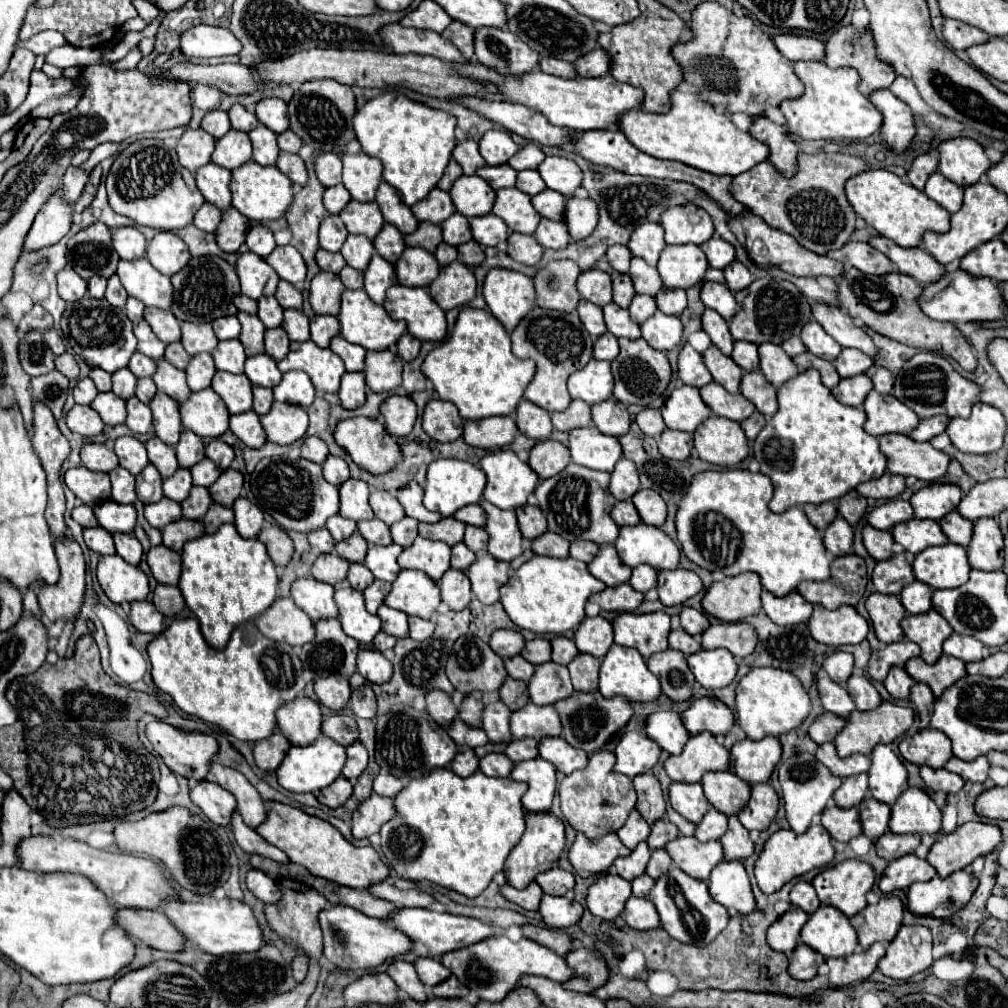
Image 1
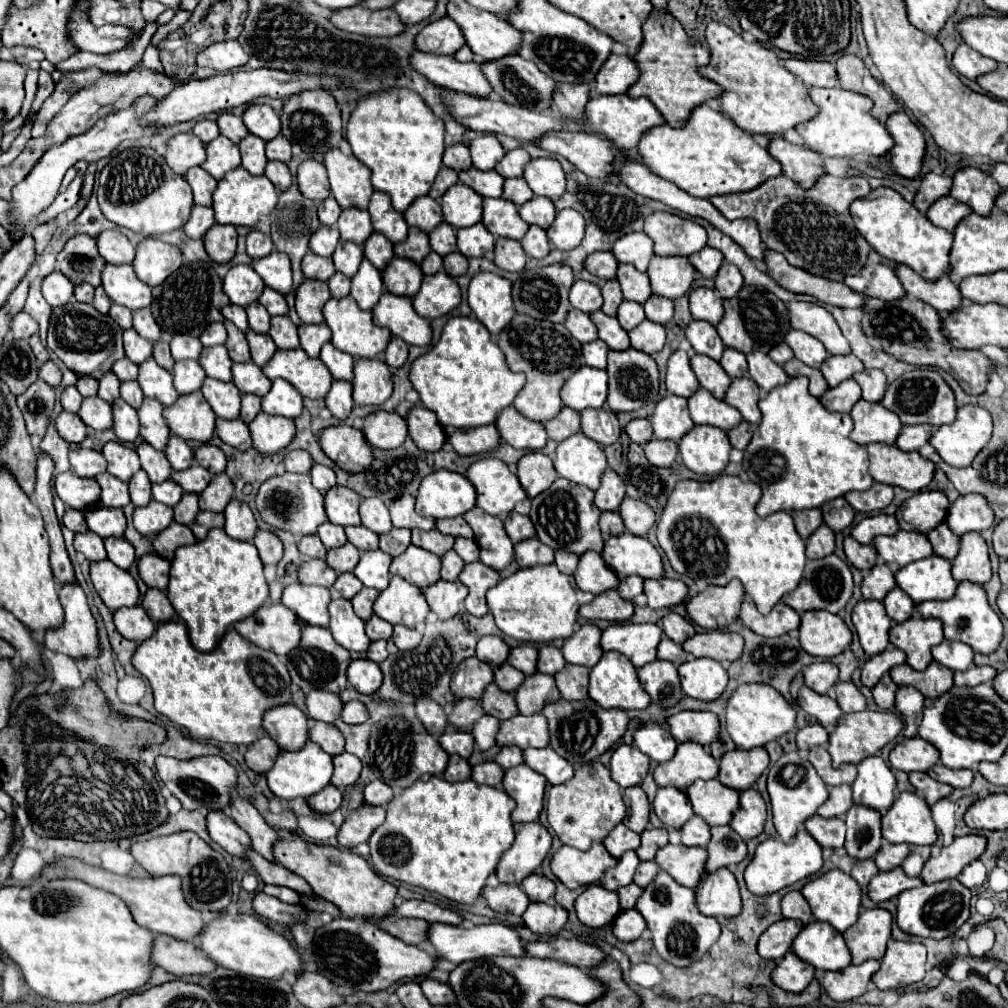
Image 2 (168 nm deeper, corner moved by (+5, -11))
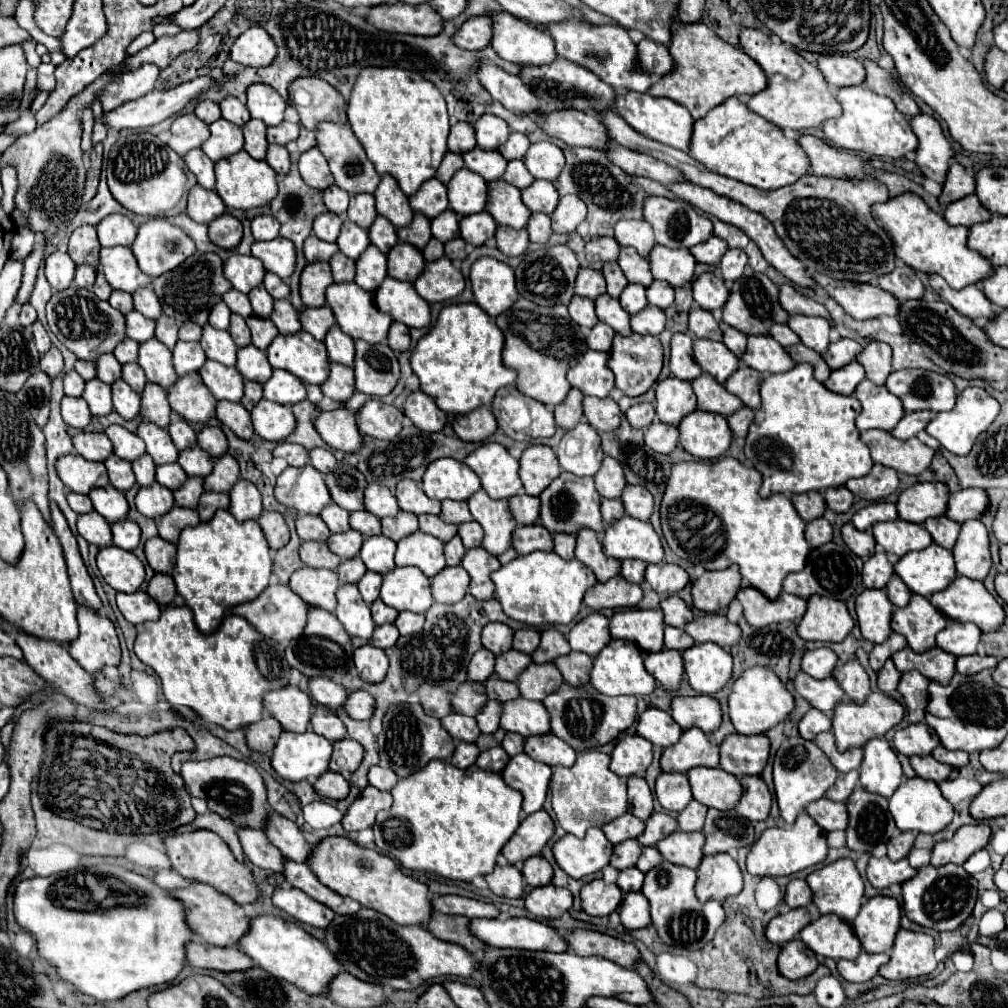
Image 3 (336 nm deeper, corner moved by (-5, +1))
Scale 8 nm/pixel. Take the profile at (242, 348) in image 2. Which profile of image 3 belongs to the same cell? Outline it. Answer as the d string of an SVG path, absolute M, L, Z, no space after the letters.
M232 313L232 317L230 317L230 329L228 331L230 331L230 335L238 347L246 347L252 343L250 329L246 327L246 319L238 317L236 313Z

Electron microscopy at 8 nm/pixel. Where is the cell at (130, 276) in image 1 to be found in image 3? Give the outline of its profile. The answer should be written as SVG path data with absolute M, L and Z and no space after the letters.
M110 247L100 251L102 271L112 285L112 289L134 293L138 287L146 287L152 283L152 277L140 271L134 253L130 247Z

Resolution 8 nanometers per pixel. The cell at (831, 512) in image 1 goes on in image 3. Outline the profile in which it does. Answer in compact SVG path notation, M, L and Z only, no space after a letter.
M810 491L810 493L802 493L802 495L792 495L792 503L798 511L798 515L810 523L812 519L818 519L824 515L826 511L826 501L822 497L822 493L818 491Z

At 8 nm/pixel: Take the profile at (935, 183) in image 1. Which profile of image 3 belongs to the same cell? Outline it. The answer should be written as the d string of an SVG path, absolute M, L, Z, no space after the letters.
M976 195L958 199L958 203L950 203L950 207L944 209L944 219L950 225L964 225L964 227L970 227L980 221L988 221L990 215L992 213L986 211L986 207L982 207L982 203L978 201Z

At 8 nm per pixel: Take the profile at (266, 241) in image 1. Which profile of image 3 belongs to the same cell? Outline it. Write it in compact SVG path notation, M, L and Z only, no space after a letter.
M258 215L252 221L252 235L256 241L270 241L274 237L278 237L278 221L272 215Z

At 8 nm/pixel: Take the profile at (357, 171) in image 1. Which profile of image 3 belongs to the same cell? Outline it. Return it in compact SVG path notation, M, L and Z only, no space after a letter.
M320 123L316 139L318 139L318 149L328 159L330 171L332 171L332 175L336 179L336 185L340 189L348 191L350 195L356 195L356 193L374 193L376 191L376 187L380 183L380 175L374 171L374 165L366 157L366 151L362 151L362 145L358 143L358 139L350 131L350 127L336 125L336 123Z

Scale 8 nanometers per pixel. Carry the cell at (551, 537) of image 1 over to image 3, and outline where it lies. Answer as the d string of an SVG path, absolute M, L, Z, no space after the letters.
M542 523L518 527L512 535L512 545L518 551L518 555L534 553L534 551L552 551L554 547L554 537L542 527Z

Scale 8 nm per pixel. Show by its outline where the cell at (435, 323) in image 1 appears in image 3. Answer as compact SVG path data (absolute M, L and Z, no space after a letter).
M386 277L374 295L376 307L406 327L430 327L430 307L414 291L412 283Z

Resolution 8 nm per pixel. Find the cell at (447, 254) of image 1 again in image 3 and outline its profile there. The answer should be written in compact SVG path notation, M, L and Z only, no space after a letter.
M430 239L430 243L426 245L426 249L424 249L422 253L424 253L424 259L426 259L426 261L440 259L440 257L444 255L444 243L438 241L438 239Z

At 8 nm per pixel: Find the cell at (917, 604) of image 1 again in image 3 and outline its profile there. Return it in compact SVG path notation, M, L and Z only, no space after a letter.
M896 575L888 581L886 591L888 591L892 605L896 605L896 607L904 607L910 601L910 595L912 595L912 591L906 587L906 583L902 583L902 579L896 577Z

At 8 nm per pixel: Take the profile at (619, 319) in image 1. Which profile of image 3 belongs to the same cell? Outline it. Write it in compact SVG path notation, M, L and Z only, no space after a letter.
M608 293L600 295L596 299L596 315L602 323L610 325L616 333L620 335L632 335L632 327L630 327L630 315L624 311L624 307L620 305L618 299L610 297Z

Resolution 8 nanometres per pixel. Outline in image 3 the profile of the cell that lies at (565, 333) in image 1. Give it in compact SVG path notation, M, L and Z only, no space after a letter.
M518 299L510 311L496 317L496 325L506 337L502 351L504 365L518 371L518 391L544 403L548 409L562 403L570 391L566 373L588 351L584 329L570 319L568 309L564 305L540 307L528 299Z

